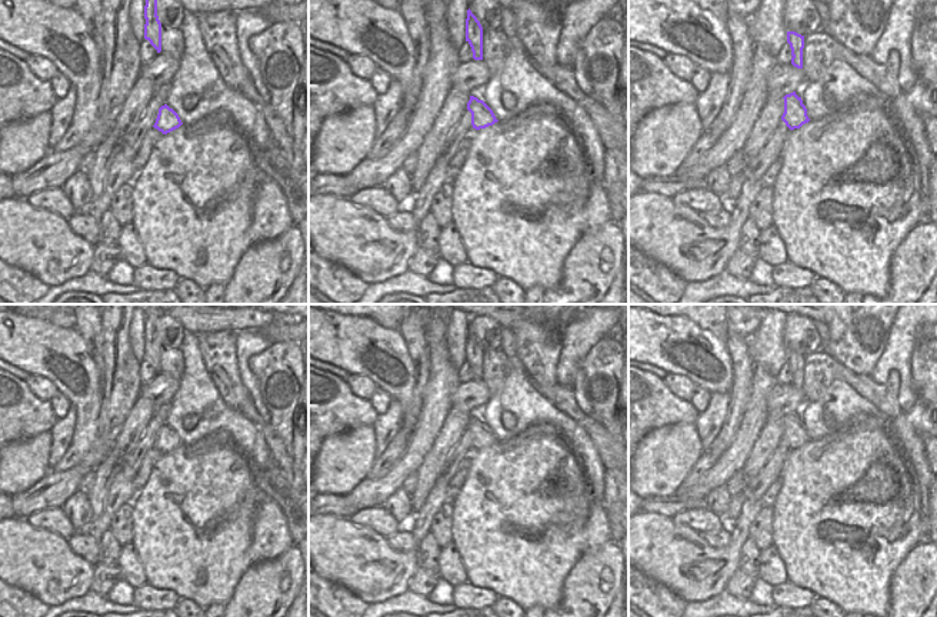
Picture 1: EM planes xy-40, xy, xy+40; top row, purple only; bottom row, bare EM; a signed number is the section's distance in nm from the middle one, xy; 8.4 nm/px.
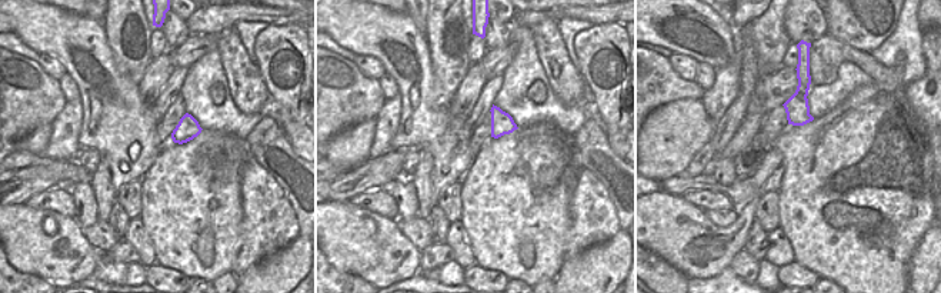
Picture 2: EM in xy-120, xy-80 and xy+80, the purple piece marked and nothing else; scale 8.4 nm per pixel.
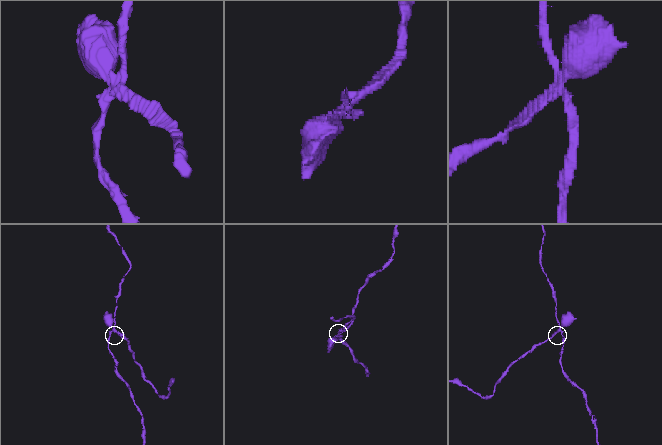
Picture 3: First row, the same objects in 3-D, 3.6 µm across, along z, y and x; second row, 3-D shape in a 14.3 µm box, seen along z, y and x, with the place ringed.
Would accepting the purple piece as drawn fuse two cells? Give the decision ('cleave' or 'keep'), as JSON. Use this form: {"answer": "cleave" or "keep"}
{"answer": "cleave"}

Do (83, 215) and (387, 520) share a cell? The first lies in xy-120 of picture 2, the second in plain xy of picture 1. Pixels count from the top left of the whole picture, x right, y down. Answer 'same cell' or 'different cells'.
different cells

